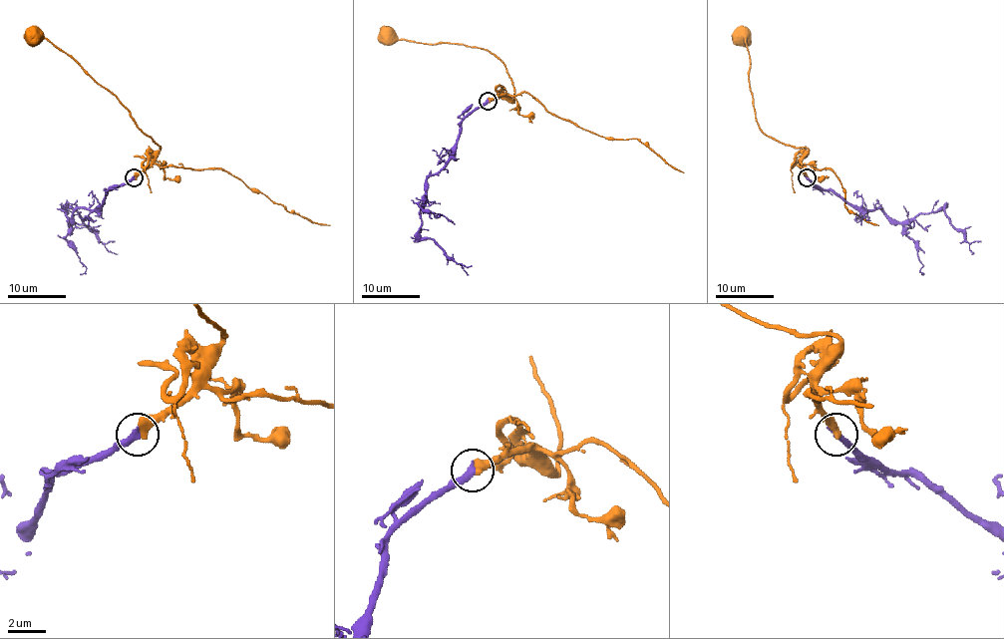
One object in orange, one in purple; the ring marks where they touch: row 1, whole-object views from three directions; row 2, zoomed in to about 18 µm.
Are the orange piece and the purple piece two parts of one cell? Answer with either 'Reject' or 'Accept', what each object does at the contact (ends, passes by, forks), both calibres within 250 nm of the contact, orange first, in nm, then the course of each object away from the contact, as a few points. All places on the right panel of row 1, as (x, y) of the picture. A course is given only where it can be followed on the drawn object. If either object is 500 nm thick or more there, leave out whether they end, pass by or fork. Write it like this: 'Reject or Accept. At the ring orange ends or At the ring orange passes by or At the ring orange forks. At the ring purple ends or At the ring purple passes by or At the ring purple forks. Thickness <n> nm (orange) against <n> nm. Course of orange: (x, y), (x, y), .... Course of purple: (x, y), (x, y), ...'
Accept. At the ring orange ends. At the ring purple ends. Thickness 480 nm (orange) against 400 nm. Course of orange: (807, 177), (801, 162), (805, 147), (773, 140), (758, 127), (749, 88), (749, 53), (742, 37). Course of purple: (807, 177), (854, 205), (880, 208), (898, 221), (911, 221), (944, 208), (971, 253)

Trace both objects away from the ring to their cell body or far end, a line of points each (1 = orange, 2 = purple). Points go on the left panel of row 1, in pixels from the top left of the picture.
1: (135, 177), (151, 162), (152, 156), (161, 147), (138, 127), (117, 99), (66, 53), (45, 39), (35, 37)
2: (133, 177), (108, 189), (94, 209), (78, 208), (72, 221), (66, 209), (73, 208), (108, 250), (117, 253)

